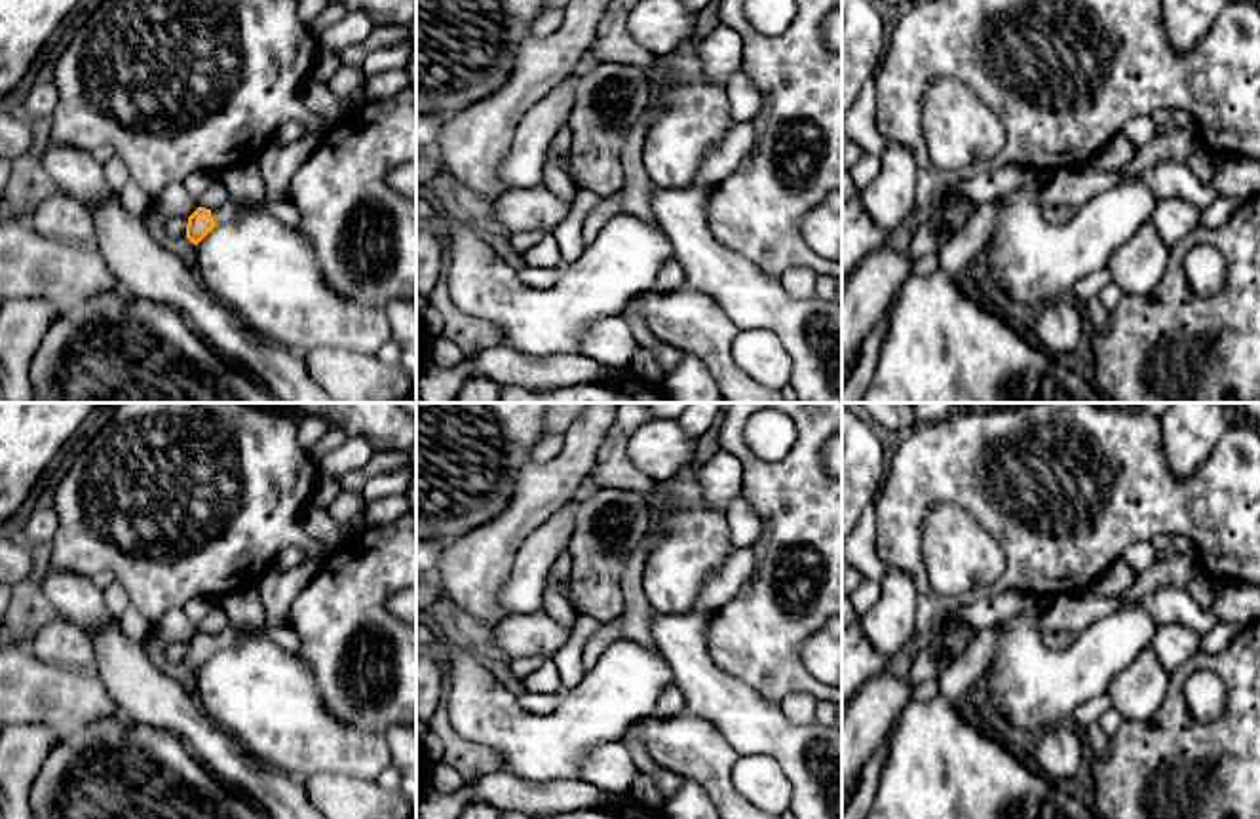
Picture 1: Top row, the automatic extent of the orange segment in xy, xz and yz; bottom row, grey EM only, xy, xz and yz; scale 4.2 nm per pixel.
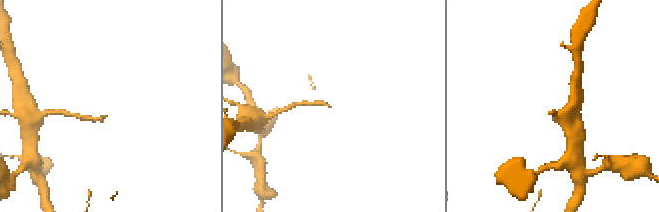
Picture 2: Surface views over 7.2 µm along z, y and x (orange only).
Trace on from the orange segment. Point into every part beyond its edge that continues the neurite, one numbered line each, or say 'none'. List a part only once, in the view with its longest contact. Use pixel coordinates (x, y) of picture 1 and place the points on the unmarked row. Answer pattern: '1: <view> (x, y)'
1: xy (229, 637)

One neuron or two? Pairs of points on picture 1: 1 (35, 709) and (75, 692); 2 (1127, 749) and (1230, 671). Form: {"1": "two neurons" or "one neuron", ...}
{"1": "one neuron", "2": "one neuron"}

